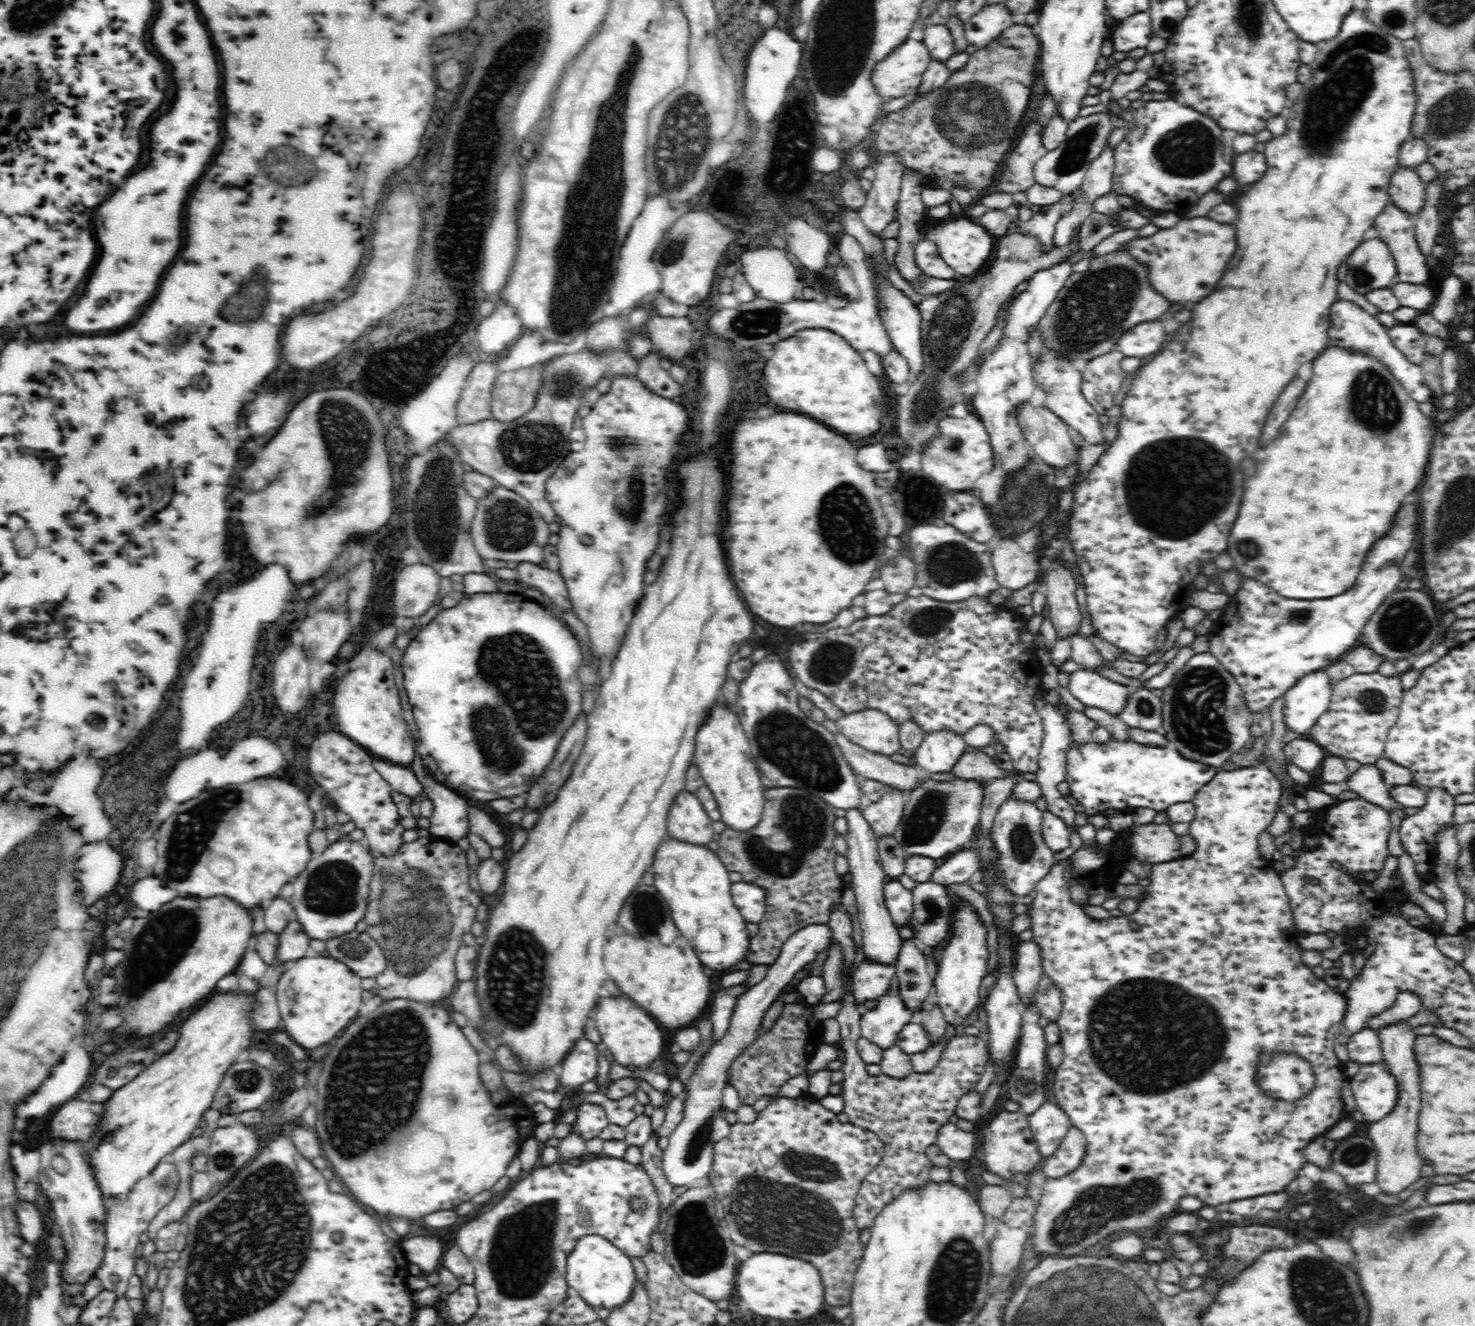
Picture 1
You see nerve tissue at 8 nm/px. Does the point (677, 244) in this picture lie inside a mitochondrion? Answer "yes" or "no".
yes

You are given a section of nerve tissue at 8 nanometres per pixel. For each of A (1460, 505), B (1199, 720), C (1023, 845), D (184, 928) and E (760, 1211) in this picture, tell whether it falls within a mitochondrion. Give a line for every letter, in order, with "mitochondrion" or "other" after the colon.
A: mitochondrion
B: mitochondrion
C: mitochondrion
D: mitochondrion
E: mitochondrion

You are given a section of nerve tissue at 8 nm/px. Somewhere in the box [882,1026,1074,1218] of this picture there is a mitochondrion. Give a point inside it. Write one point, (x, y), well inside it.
(1027, 1087)

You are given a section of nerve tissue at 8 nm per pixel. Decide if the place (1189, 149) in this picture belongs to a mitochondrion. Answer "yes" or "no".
yes

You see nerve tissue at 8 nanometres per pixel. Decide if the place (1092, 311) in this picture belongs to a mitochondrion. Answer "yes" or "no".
yes

